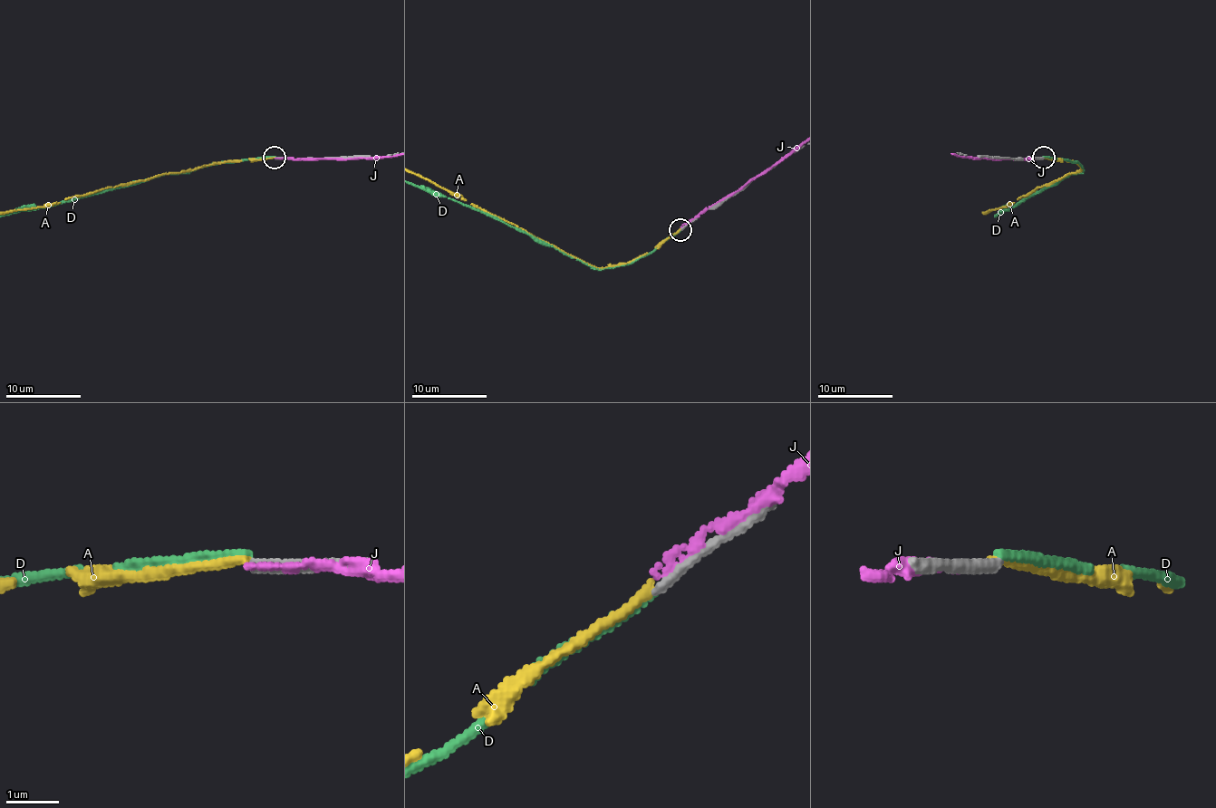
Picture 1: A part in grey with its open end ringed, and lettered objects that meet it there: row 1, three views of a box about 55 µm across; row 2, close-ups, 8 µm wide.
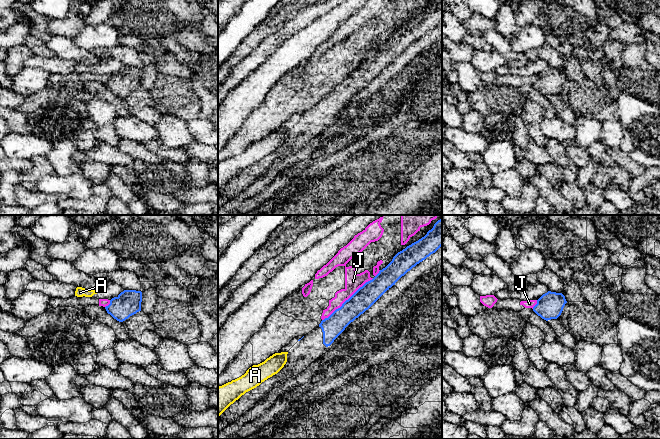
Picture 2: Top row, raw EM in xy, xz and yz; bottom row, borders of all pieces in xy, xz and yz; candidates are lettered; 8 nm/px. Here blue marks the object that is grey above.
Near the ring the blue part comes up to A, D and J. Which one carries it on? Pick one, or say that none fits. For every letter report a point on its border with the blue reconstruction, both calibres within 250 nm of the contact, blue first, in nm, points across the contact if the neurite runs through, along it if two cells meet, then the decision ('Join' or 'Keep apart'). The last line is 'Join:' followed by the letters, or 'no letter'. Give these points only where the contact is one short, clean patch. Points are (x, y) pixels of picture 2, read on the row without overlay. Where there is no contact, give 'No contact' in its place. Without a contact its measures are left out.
A: No contact. Keep apart
D: No contact. Keep apart
J: Touches blue at xz (348, 75). Thickness 170 nm (blue) against 140 nm. Keep apart
Join: no letter

